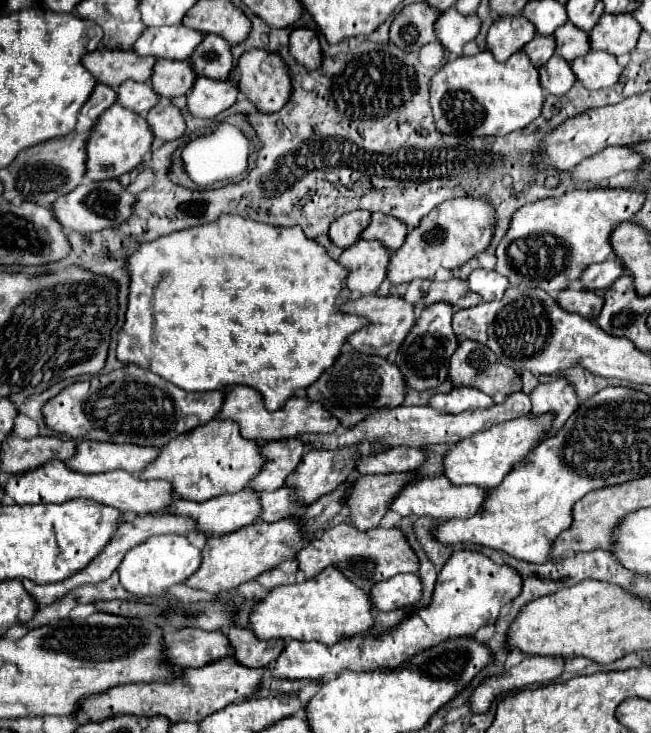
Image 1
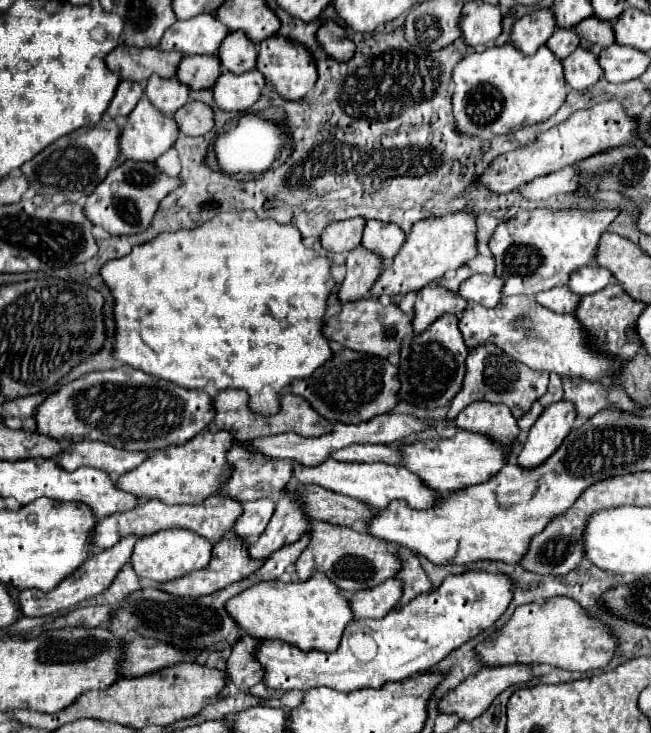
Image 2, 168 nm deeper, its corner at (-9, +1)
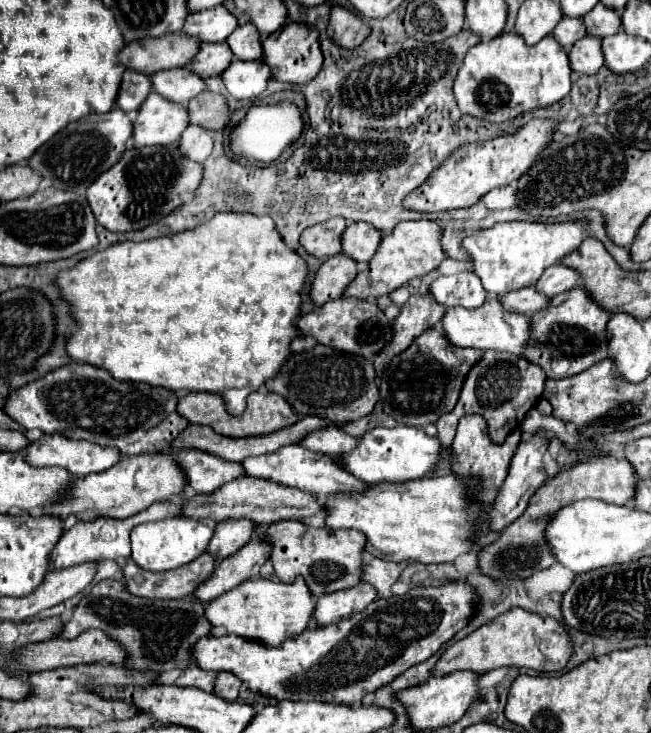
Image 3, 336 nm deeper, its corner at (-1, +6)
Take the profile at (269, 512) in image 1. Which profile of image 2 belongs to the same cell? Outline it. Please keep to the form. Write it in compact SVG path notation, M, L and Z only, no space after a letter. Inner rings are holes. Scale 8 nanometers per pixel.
M272 499L246 501L242 505L242 509L244 509L242 517L238 517L238 523L234 523L232 533L246 539L246 543L250 545L264 533L266 525L274 513L274 501Z

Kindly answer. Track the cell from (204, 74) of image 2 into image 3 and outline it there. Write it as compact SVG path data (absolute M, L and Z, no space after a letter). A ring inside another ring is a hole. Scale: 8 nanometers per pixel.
M220 42L220 44L200 44L198 54L190 62L190 70L200 78L216 76L230 66L232 58L234 56L230 56L230 48L226 48L224 42Z

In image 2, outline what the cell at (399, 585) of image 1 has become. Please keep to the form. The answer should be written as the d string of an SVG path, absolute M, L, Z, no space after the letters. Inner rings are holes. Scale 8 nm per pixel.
M396 579L384 581L378 587L356 591L350 595L348 605L352 609L354 619L380 619L400 601L402 585Z

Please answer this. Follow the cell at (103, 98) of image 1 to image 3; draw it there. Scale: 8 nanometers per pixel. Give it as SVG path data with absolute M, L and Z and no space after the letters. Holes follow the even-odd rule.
M126 70L122 76L118 96L116 96L116 108L120 108L126 114L136 112L140 108L142 100L148 96L150 88L152 88L152 84L150 84L150 78L146 74Z

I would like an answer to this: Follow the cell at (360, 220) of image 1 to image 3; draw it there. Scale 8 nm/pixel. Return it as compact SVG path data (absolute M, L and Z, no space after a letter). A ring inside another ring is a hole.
M330 218L302 232L300 244L316 258L328 258L342 252L342 232L346 230L346 220Z

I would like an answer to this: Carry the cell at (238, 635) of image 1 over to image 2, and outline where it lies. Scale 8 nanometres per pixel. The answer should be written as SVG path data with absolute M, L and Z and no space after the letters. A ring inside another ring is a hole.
M242 637L230 653L228 659L228 677L230 683L238 689L238 691L246 691L252 685L262 681L262 667L260 663L254 659L254 649L258 645L258 639L254 637Z

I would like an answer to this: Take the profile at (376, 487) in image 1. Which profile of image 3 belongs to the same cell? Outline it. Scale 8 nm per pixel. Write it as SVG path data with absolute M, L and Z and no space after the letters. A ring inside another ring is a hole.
M246 476L234 482L224 484L220 490L212 494L200 494L194 498L182 496L182 506L186 508L186 516L194 520L210 518L214 522L222 522L228 518L250 518L254 524L274 524L280 520L300 520L308 516L316 516L320 510L324 510L324 504L320 498L302 492L298 488L284 488L282 484L274 484L272 480L260 480L254 476Z

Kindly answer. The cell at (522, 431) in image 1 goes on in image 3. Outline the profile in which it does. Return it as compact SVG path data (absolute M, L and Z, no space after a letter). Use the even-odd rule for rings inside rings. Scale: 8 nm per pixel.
M396 426L396 428L374 428L368 432L356 452L342 454L344 466L364 482L408 482L420 480L434 474L450 472L454 454L450 448L444 448L436 436L428 436L422 428Z

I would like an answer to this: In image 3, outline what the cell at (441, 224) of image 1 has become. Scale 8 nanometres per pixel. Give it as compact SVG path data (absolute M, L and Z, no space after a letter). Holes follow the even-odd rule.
M410 220L410 222L400 222L390 234L384 236L378 252L374 254L374 258L368 262L368 266L364 270L358 272L358 276L352 280L352 284L346 288L346 296L354 296L354 298L378 298L382 294L390 294L396 288L400 288L402 284L406 284L408 280L416 278L416 276L424 276L432 270L436 270L442 260L446 260L446 252L440 244L442 240L442 228L432 222L432 220Z

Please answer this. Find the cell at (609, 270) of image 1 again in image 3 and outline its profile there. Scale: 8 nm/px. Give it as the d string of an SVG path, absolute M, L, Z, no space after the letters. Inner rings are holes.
M554 264L554 268L548 268L542 274L542 280L538 280L536 288L538 292L546 294L546 296L556 296L560 292L566 292L570 288L574 288L580 282L580 274L574 268L568 268L564 264Z

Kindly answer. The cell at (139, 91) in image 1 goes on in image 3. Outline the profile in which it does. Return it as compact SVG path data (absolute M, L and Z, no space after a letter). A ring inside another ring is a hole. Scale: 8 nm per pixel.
M172 68L154 72L150 80L152 90L156 90L162 98L176 104L188 104L198 92L204 90L204 80L192 76L190 68Z

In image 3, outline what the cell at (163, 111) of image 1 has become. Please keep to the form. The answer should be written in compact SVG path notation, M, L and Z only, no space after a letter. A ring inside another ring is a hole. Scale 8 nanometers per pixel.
M208 90L192 98L186 110L190 114L190 124L202 126L206 130L222 130L230 122L230 112L226 108L224 96L208 92Z

